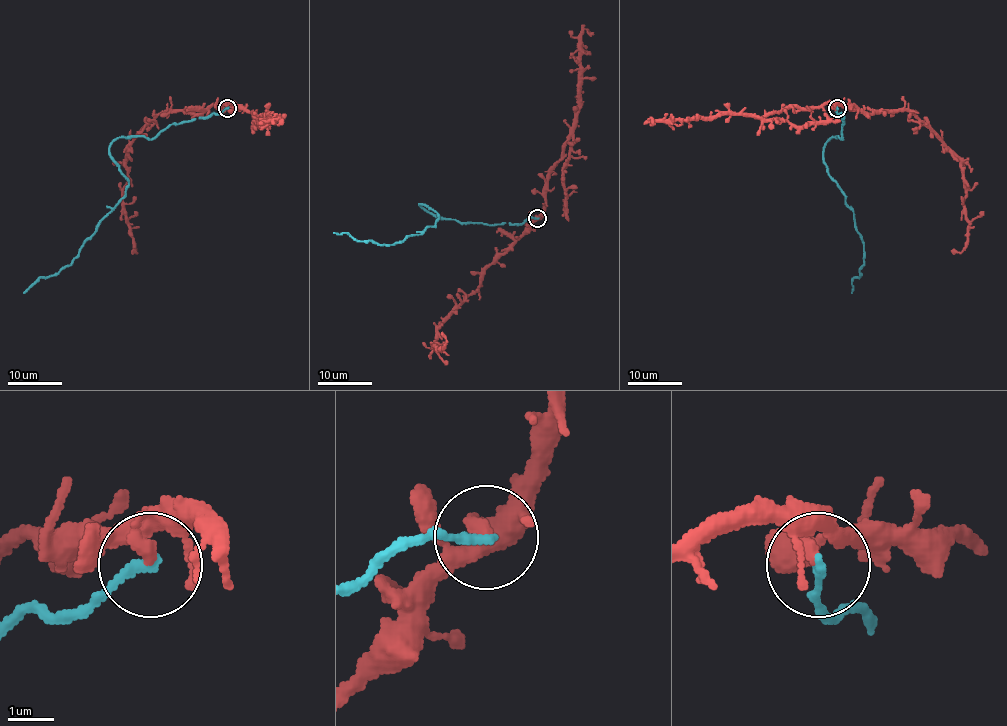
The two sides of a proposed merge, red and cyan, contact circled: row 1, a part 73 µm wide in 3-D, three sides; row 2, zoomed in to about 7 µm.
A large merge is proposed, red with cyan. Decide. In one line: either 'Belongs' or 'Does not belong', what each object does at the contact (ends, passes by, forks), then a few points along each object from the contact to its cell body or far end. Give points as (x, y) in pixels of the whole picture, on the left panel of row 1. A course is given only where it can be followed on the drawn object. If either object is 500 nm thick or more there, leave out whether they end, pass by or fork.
Does not belong. At the ring red ends. At the ring cyan ends. Course of red: (228, 108), (209, 105), (198, 114), (162, 111), (128, 148), (122, 210), (136, 252), (132, 251). Course of cyan: (228, 108), (173, 123), (152, 138), (129, 136), (110, 144), (128, 181), (124, 197), (79, 255), (24, 293)

